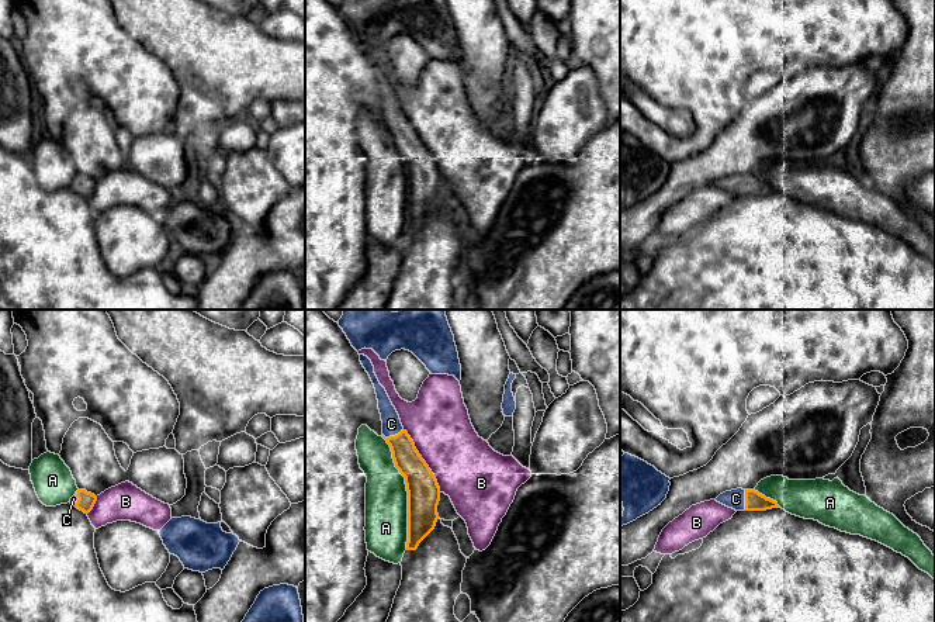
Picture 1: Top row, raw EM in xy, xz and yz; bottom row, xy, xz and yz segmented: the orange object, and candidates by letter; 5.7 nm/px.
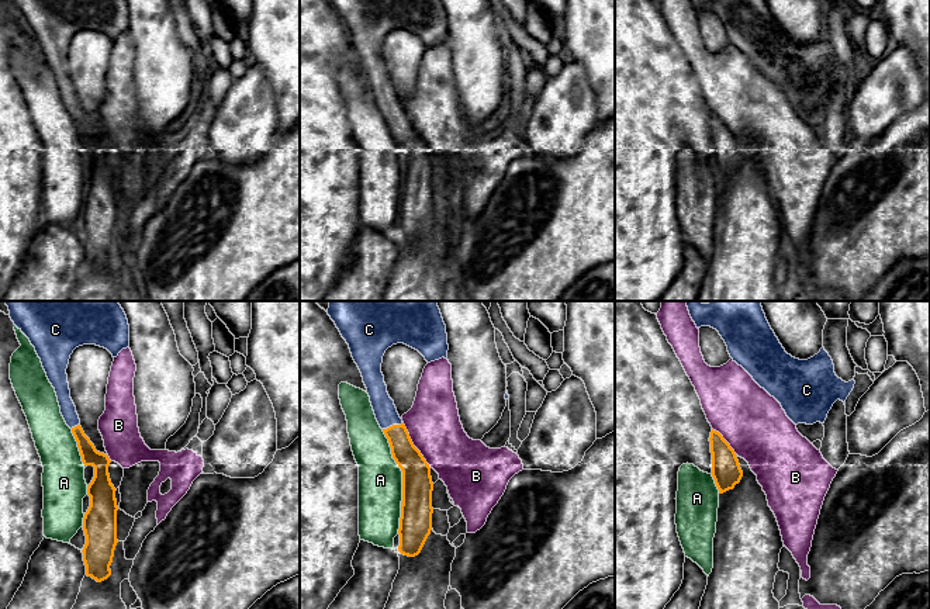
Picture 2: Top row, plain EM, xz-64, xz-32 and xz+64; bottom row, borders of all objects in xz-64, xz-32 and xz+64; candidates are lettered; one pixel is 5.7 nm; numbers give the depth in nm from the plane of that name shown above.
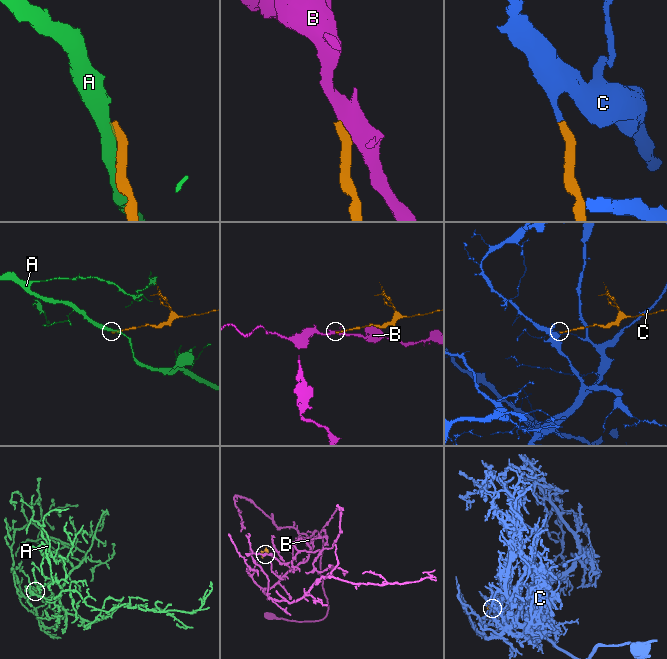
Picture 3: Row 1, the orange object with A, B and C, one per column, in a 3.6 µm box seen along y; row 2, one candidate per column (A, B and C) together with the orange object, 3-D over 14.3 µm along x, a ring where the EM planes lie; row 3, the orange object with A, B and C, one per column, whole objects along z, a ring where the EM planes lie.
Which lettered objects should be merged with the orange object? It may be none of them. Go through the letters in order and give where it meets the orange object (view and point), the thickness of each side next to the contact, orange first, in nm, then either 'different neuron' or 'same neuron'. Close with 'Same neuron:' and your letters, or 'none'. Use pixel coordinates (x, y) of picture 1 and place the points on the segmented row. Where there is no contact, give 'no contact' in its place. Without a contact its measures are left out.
A: contact xz (408, 494); calibres 190 and 240 nm; different neuron
B: contact xz (423, 460); calibres 190 and 360 nm; different neuron
C: contact yz (745, 500); calibres 110 and 110 nm; same neuron
Same neuron: C

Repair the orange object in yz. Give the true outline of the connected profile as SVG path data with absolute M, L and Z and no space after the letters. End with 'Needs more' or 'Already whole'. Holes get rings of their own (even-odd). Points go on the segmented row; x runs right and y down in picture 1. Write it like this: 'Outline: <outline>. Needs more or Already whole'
Outline: M731 490L720 494L717 502L735 511L766 511L780 508L776 501L766 498L755 490Z. Needs more

